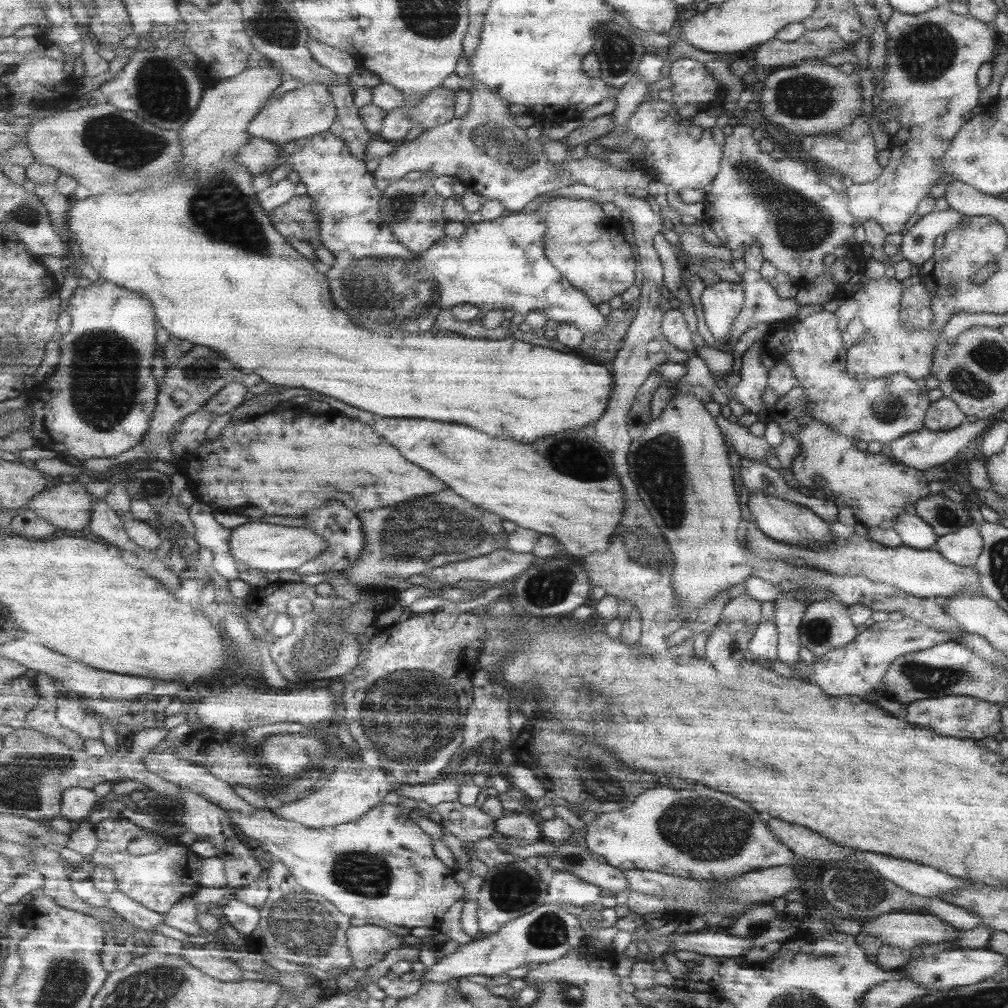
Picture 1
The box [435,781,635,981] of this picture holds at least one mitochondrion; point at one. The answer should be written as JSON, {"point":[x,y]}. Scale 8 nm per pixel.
{"point":[509,890]}

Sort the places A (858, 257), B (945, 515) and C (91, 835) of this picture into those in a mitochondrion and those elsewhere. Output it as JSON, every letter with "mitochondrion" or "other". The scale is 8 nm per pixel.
{"A":"other","B":"mitochondrion","C":"other"}

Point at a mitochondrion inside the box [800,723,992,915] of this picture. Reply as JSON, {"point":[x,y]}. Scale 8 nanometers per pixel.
{"point":[860,889]}

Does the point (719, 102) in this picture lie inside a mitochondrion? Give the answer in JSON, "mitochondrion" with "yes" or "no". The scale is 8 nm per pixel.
{"mitochondrion":"no"}

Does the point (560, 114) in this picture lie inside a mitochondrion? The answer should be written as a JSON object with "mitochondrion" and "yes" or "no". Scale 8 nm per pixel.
{"mitochondrion":"no"}

